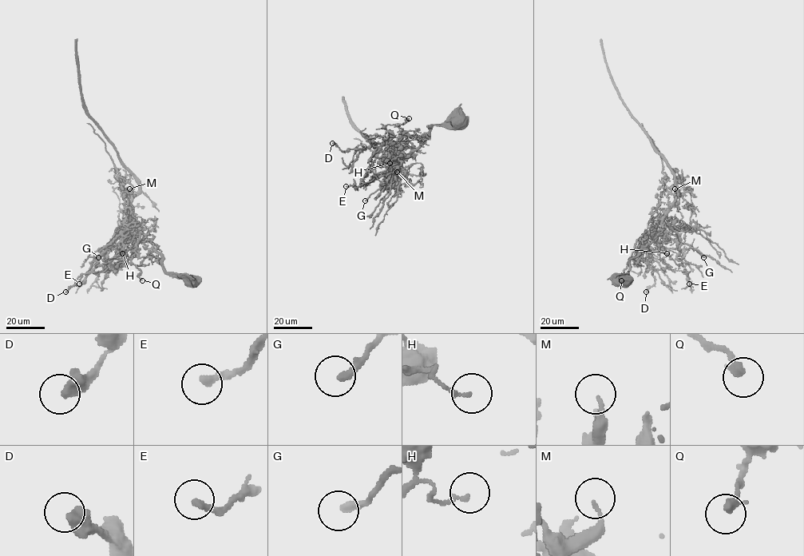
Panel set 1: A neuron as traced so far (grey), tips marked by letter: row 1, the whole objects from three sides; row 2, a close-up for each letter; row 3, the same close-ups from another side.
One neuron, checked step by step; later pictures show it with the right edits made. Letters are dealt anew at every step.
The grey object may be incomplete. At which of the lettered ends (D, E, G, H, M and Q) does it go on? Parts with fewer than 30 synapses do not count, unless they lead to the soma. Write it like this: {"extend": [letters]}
{"extend": []}

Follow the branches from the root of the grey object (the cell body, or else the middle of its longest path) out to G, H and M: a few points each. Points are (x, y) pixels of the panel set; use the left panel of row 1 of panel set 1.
G: (191, 280), (167, 272), (156, 246), (147, 242), (140, 229), (135, 236), (130, 232), (123, 244), (98, 257)
H: (191, 280), (167, 272), (156, 246), (147, 242), (140, 229), (125, 238), (119, 249), (122, 253)
M: (191, 280), (191, 277), (167, 272), (156, 246), (144, 239), (138, 222), (130, 214), (129, 188)

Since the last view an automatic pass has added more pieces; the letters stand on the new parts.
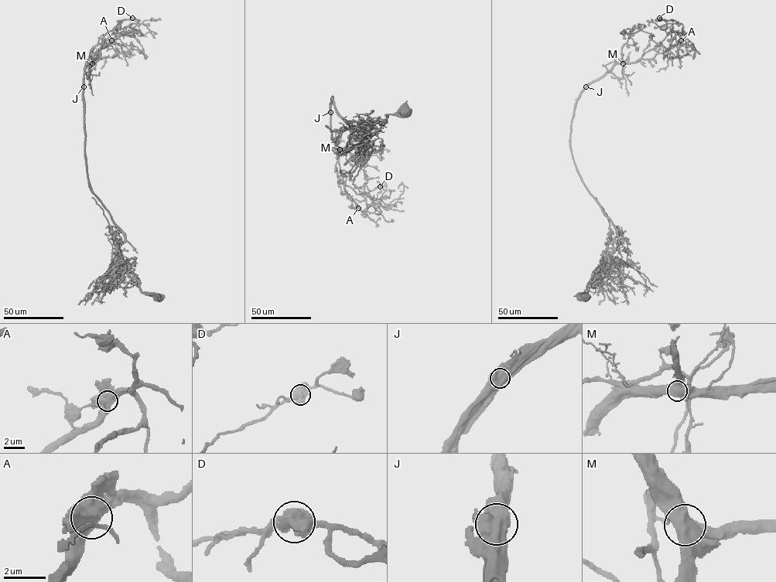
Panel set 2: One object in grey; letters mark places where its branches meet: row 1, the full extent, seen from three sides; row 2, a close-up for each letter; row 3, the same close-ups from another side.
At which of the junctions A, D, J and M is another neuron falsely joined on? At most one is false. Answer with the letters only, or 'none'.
none

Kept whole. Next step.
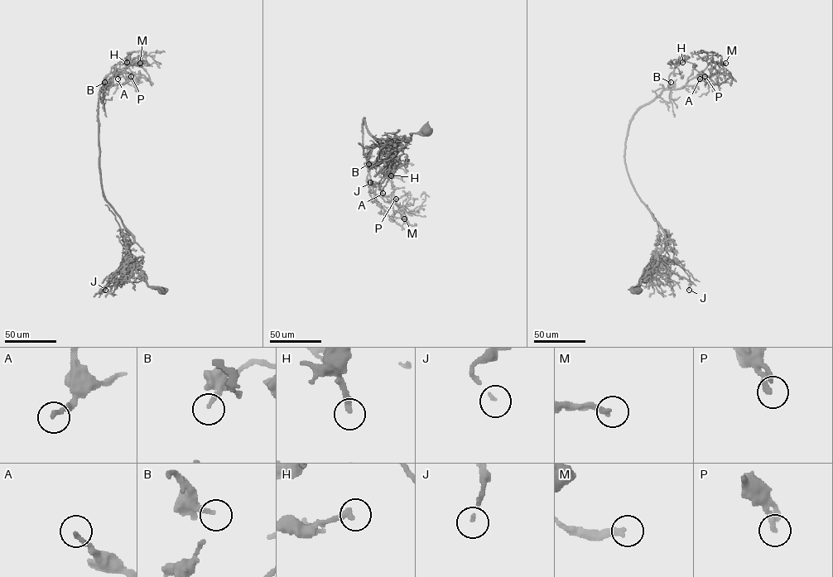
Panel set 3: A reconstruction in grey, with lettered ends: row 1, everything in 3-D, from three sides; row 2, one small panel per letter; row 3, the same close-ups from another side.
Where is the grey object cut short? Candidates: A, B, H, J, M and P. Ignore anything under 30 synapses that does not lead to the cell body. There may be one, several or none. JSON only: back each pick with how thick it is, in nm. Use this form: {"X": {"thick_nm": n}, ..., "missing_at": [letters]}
{"M": {"thick_nm": 280}, "missing_at": ["M"]}

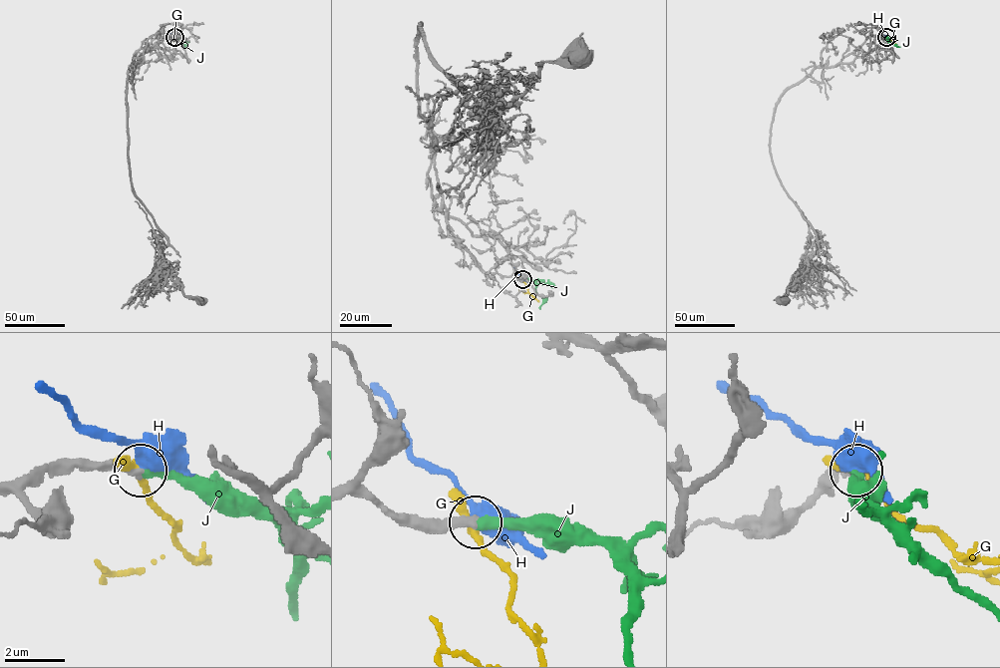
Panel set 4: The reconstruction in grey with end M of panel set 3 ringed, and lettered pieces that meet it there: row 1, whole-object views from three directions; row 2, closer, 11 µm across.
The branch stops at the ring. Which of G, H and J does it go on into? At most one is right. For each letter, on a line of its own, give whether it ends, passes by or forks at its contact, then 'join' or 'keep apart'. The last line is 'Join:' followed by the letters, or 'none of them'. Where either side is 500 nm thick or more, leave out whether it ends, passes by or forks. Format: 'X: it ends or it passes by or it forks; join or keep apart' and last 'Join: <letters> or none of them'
G: it passes by; keep apart
H: keep apart
J: it ends; join
Join: J

